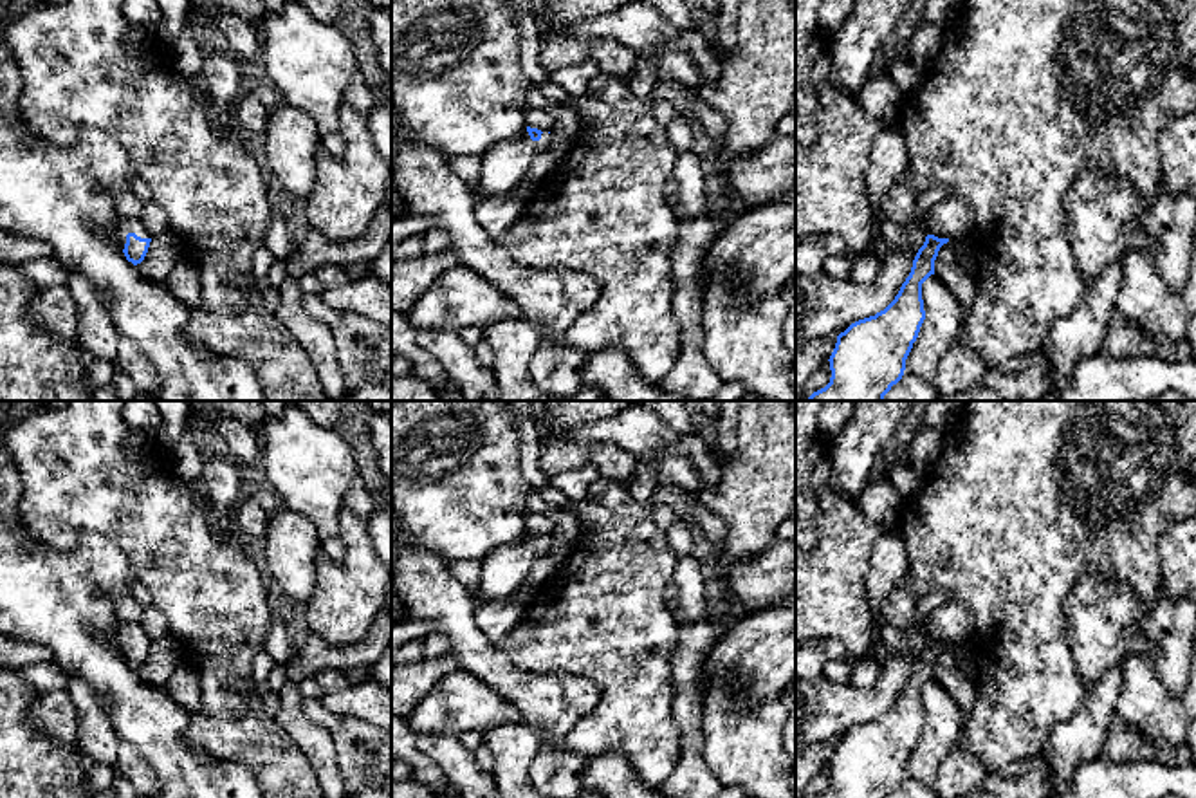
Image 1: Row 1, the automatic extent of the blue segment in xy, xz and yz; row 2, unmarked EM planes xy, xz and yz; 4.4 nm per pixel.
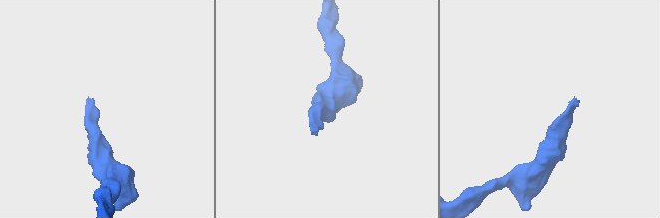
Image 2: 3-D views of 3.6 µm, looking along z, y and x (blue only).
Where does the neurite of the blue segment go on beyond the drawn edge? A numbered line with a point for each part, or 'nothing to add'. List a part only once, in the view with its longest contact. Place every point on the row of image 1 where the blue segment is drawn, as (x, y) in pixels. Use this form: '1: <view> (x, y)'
1: xy (123, 226)

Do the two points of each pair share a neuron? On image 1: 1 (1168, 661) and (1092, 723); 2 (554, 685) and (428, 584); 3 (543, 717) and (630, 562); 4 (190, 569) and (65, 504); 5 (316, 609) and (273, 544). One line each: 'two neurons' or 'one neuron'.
1: two neurons
2: one neuron
3: two neurons
4: one neuron
5: two neurons

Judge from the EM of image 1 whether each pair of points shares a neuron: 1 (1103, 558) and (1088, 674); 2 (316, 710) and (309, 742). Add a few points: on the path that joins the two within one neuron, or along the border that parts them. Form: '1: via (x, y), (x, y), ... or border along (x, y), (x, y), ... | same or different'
1: border along (1137, 598), (1119, 582), (1085, 575), (1065, 600) | different
2: border along (303, 699), (303, 712), (329, 733), (338, 757) | different

